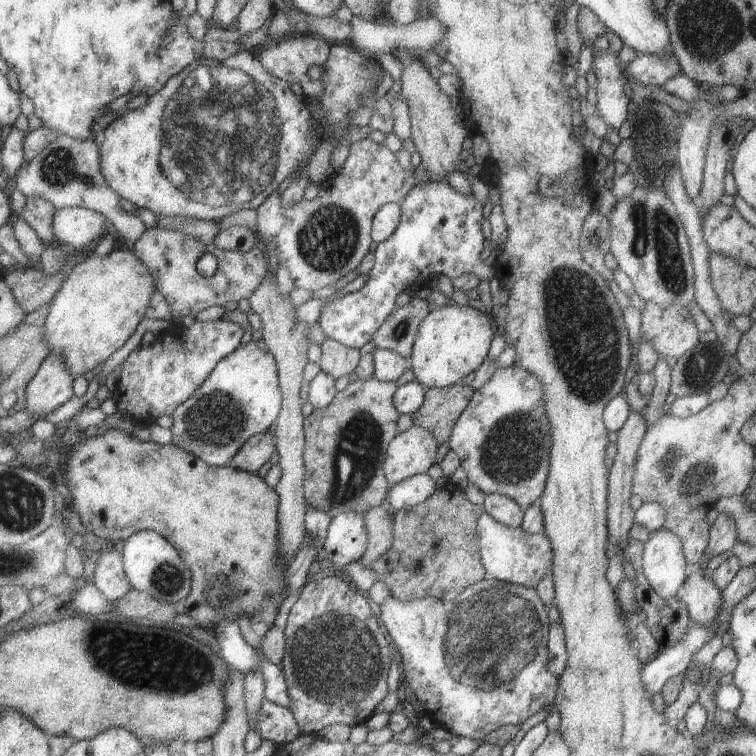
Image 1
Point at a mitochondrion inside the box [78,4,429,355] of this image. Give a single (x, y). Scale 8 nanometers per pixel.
(222, 136)

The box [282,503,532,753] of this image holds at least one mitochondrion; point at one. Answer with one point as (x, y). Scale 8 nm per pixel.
(336, 660)

